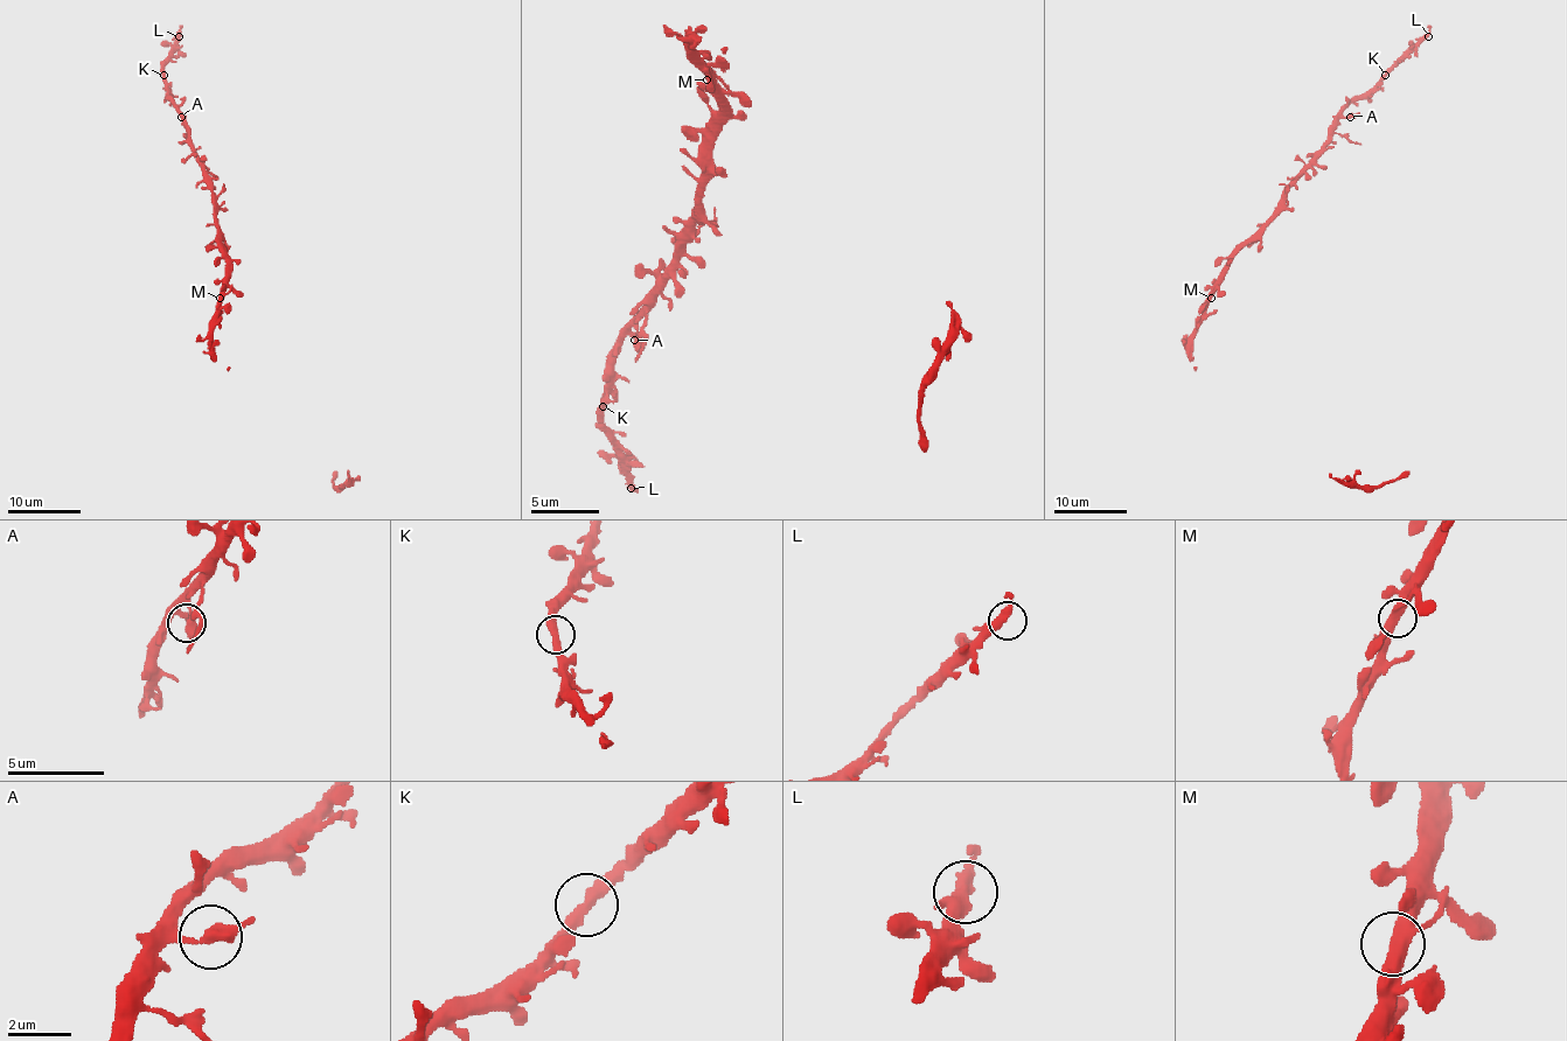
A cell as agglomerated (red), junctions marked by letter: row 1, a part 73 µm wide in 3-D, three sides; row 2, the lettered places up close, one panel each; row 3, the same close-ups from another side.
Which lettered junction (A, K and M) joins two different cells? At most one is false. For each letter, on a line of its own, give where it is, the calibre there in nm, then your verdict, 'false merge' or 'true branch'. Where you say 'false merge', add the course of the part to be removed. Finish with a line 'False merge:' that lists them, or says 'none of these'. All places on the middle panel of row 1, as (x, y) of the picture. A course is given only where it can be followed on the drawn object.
A: place (634, 340); calibre 360 nm; true branch
K: place (603, 406); calibre 380 nm; true branch
M: place (707, 79); calibre 400 nm; true branch
False merge: none of these

